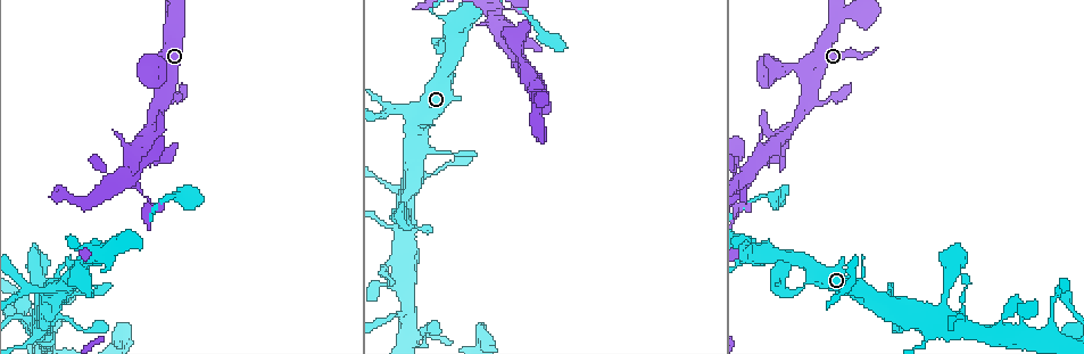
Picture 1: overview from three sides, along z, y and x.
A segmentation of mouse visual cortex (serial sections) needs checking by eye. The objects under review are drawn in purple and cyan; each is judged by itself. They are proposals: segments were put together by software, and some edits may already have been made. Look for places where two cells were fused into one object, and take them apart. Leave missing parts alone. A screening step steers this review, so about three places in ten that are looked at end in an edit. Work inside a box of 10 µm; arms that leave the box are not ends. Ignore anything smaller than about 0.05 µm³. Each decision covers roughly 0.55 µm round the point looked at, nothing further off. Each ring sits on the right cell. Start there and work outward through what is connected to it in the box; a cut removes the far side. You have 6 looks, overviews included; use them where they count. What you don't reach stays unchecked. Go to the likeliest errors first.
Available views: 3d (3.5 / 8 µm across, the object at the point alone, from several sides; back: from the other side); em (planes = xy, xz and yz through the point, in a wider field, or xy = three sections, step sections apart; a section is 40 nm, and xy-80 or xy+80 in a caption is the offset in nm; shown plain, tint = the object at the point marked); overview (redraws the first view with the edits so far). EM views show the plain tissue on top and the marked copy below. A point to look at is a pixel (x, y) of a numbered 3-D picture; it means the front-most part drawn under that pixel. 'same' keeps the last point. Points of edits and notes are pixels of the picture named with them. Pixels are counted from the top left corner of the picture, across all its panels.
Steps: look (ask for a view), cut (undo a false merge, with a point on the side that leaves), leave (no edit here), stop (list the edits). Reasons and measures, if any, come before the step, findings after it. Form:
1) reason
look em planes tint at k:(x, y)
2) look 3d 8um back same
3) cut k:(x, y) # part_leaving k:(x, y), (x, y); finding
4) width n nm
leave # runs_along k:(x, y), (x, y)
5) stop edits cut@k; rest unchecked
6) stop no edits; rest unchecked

three-way junction
look 3d 3.5um at 1:(848, 288)

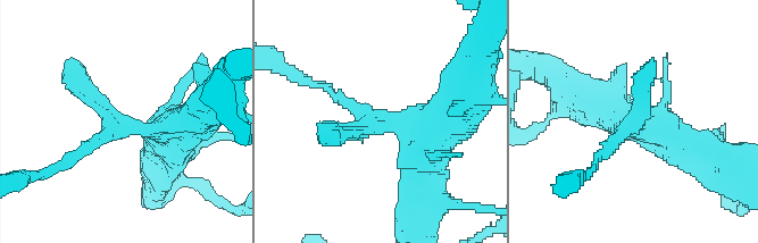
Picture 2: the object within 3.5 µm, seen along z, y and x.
arms 3; arm_widths 150, 200, 500 nm; shape alone is not enough
look em xy step 1 tint at 2:(129, 124)

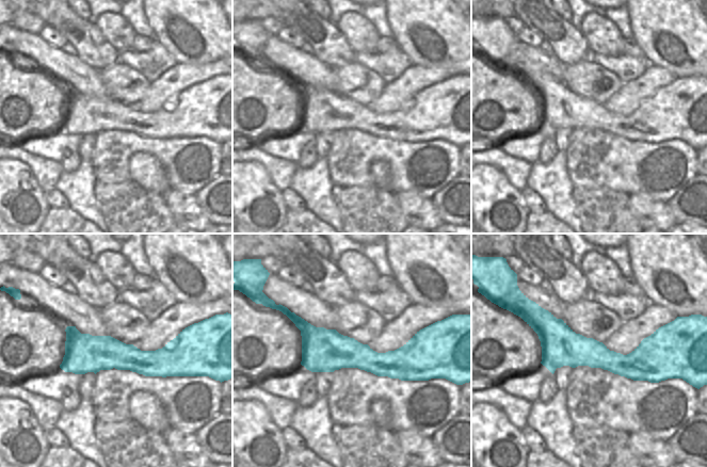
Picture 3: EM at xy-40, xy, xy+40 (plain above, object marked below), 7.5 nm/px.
leave # runs_along 3:(529, 320), (609, 360), (661, 347); one cell here

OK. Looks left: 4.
small branch off a trunk
look 3d 8um back at 1:(1049, 332)

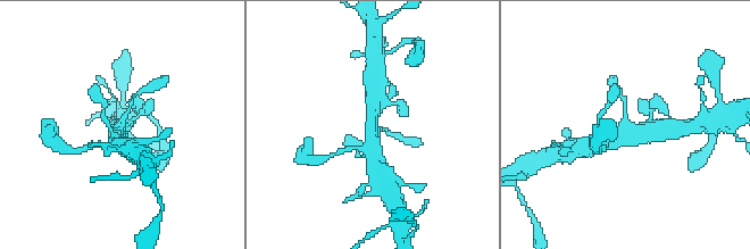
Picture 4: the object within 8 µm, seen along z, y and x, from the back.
arms 3; arm_widths 150, 450, 500 nm
look em xy step 1 tint same

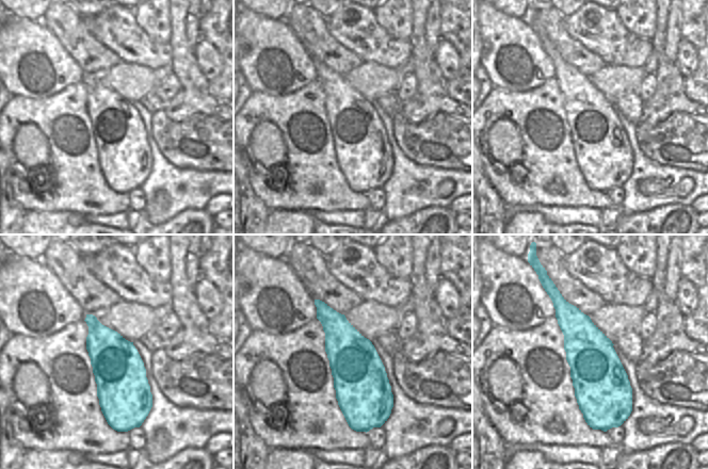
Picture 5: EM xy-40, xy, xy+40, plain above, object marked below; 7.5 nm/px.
leave # runs_along 4:(655, 129), (628, 131), (621, 98); all the same cell

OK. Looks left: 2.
three-way junction
look 3d 3.5um at 1:(791, 258)

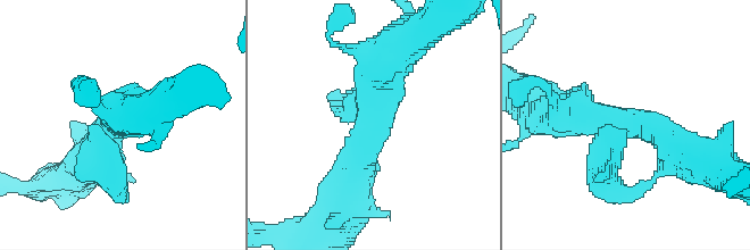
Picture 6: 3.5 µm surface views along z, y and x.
look em planes tint at 6:(629, 126)

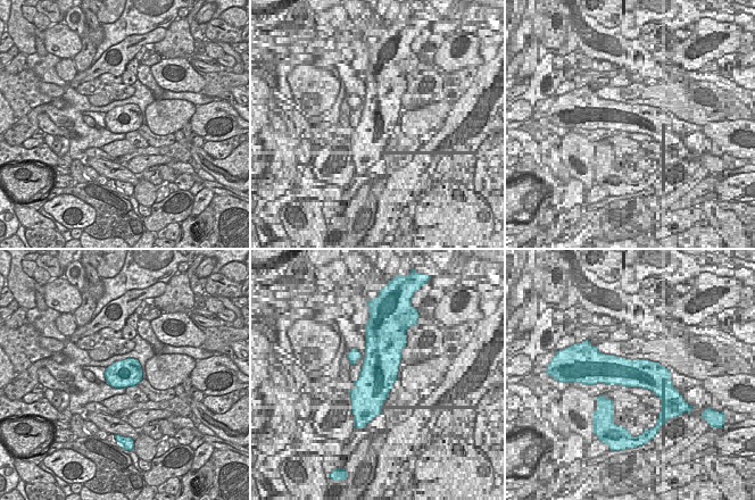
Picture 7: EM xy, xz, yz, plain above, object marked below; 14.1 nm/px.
arm_widths 350, 500, 600 nm
leave # runs_along 6:(350, 182), (392, 53); continuous, no second cell

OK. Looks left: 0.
stop no edits; rest unchecked

